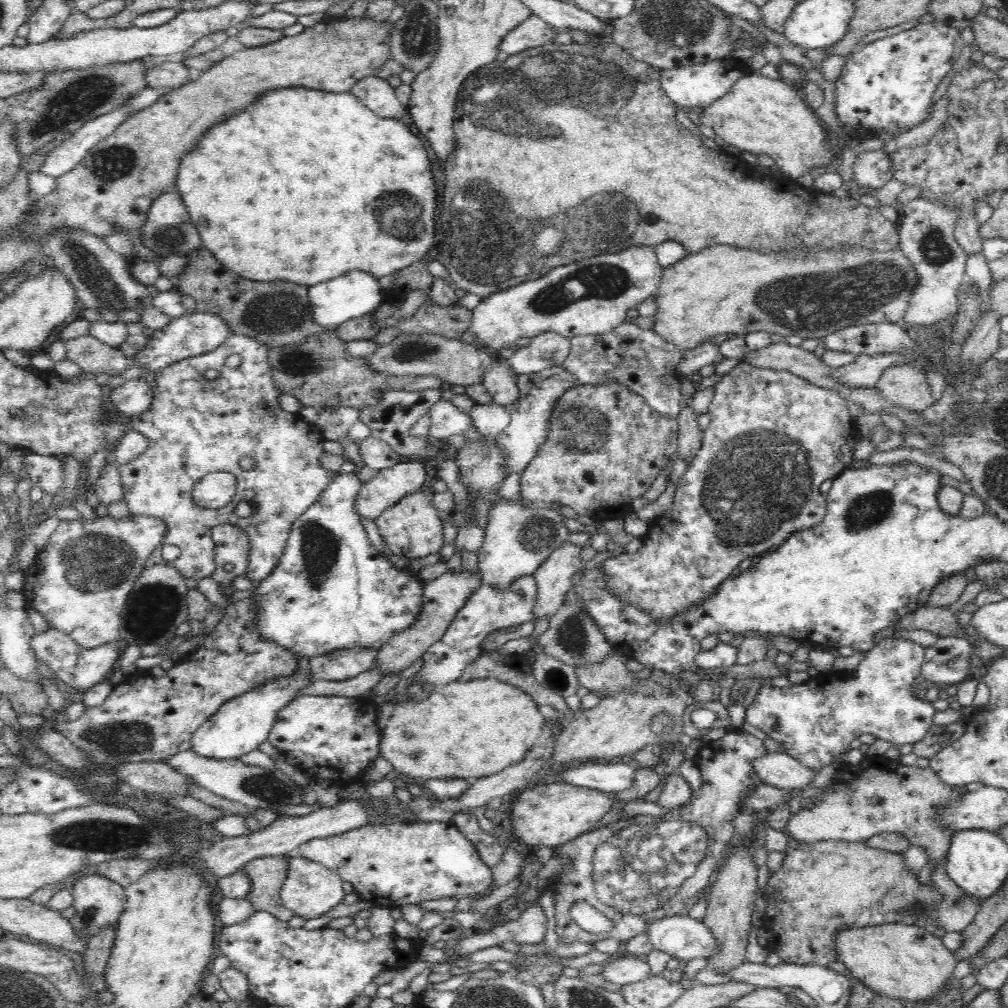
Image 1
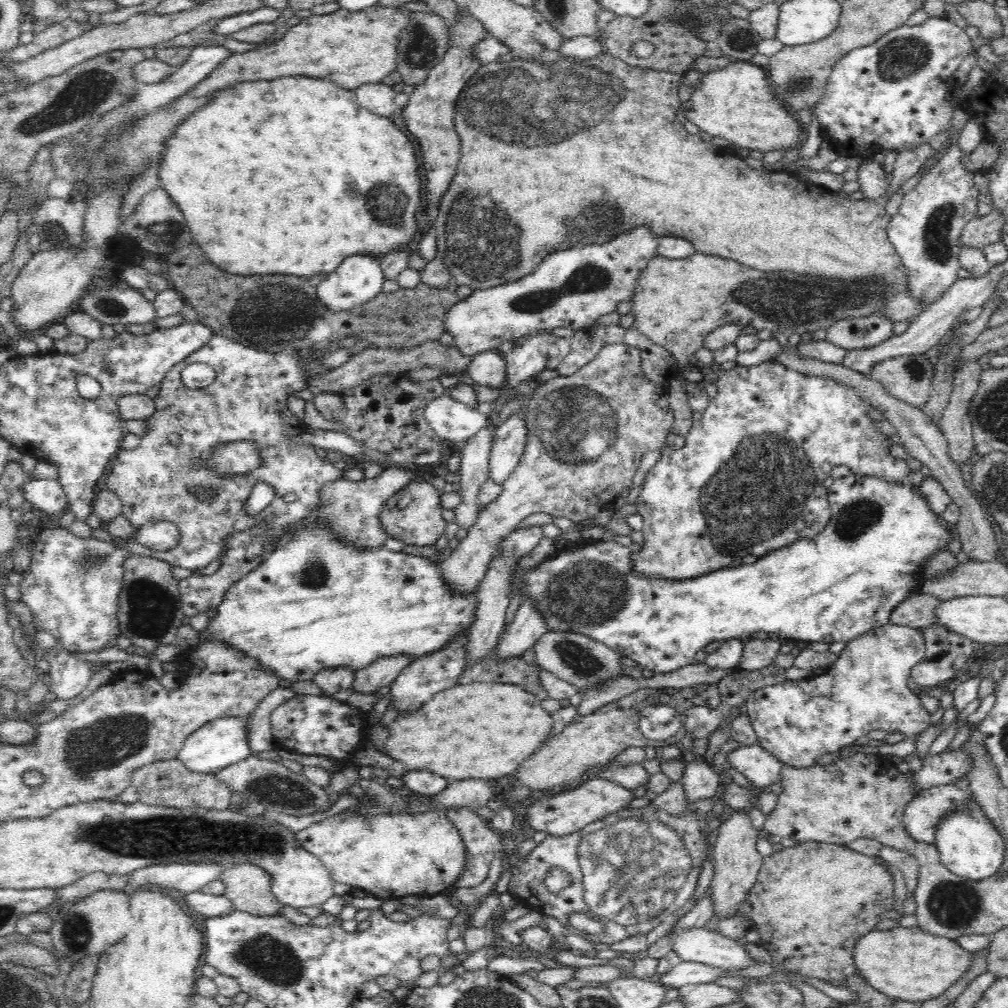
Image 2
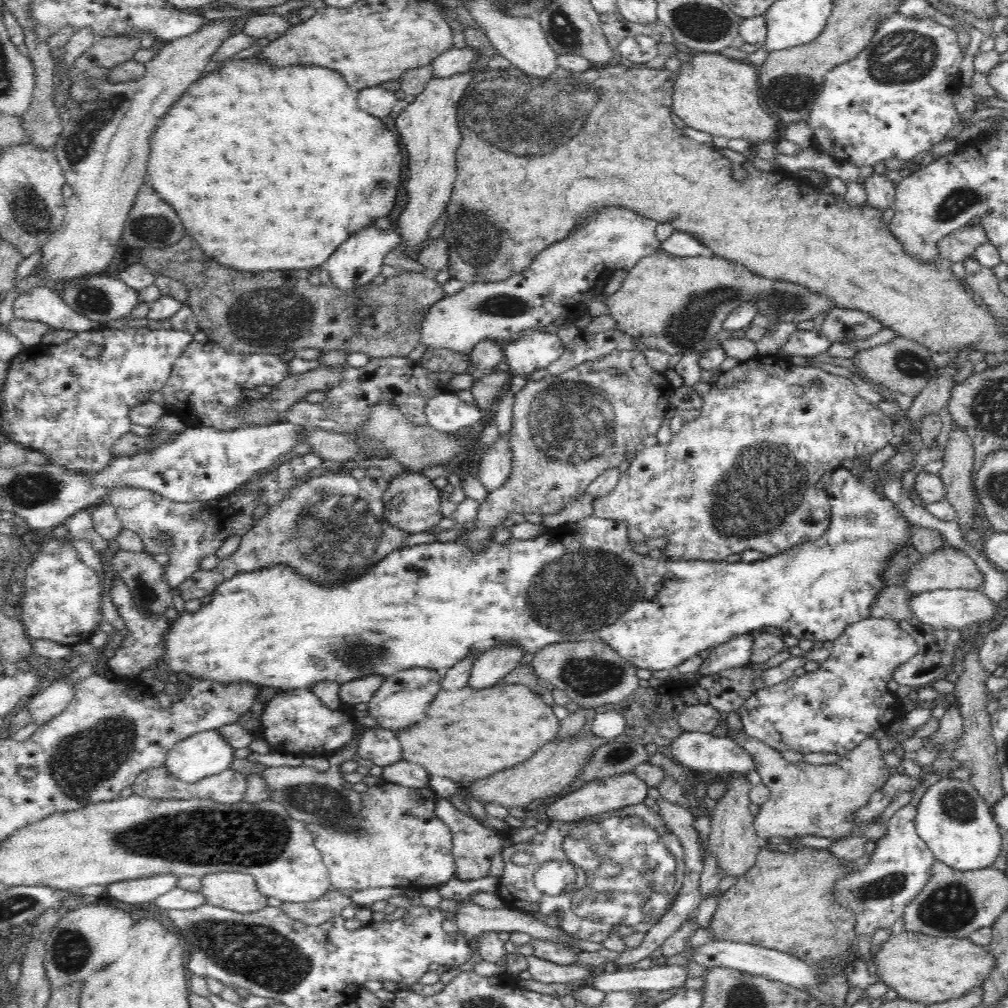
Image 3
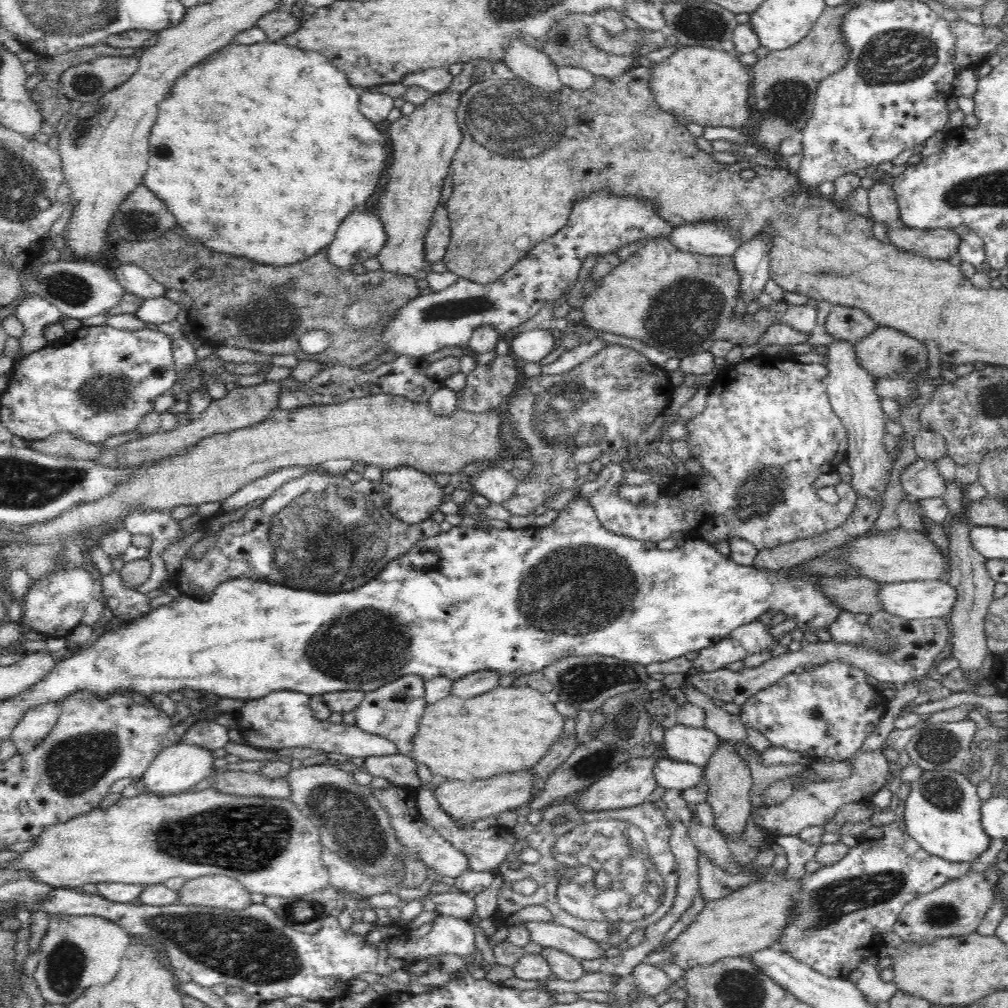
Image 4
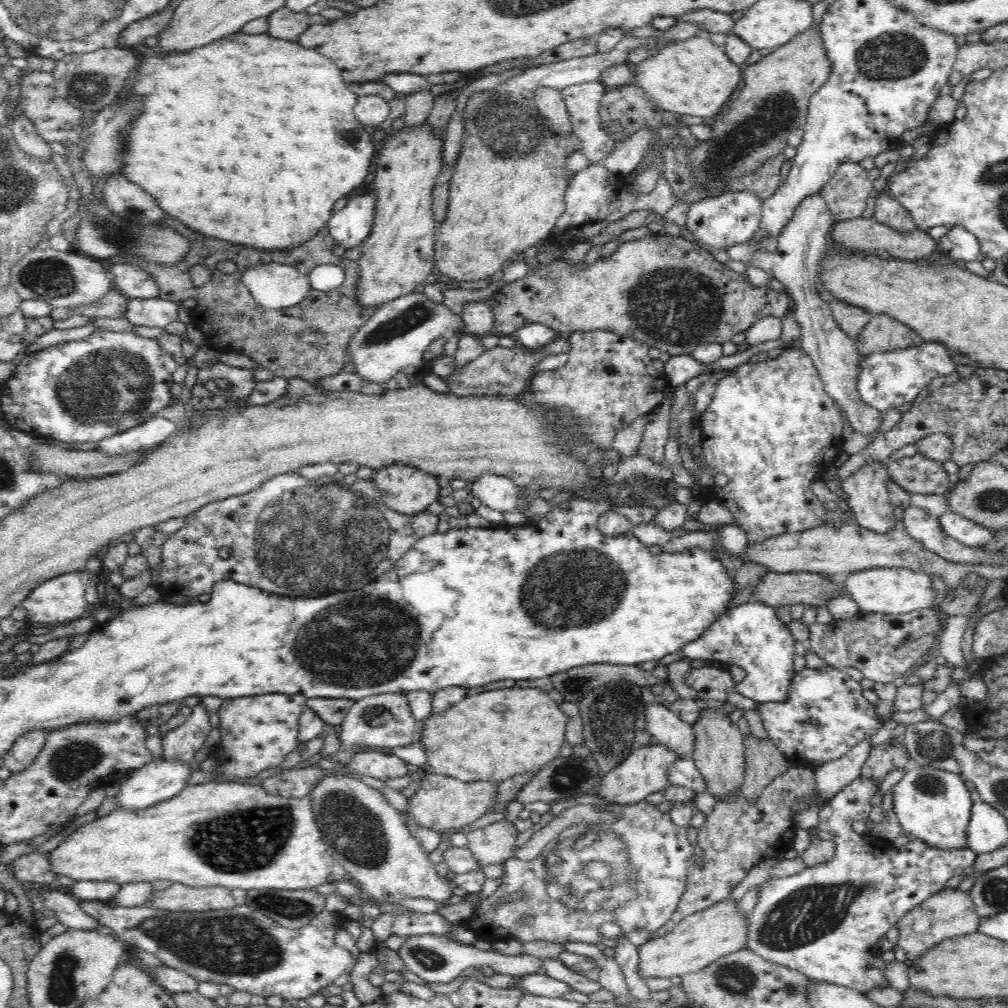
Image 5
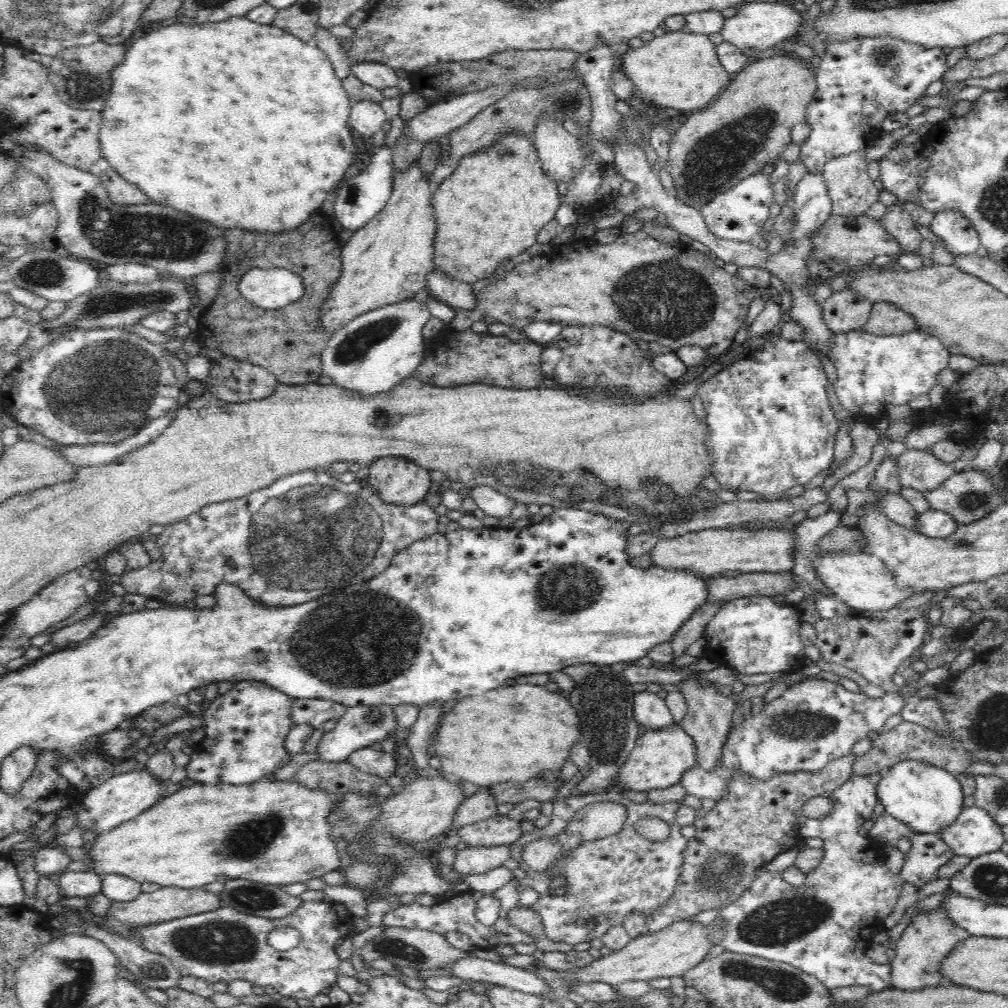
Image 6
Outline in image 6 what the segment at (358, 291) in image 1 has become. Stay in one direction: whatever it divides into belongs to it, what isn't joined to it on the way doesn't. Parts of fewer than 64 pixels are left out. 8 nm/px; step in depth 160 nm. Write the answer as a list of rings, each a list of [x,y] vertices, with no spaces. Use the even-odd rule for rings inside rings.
[[[378,147],[375,154],[371,157],[371,162],[360,171],[360,174],[354,178],[344,178],[338,186],[337,195],[335,196],[334,213],[340,221],[342,228],[351,230],[352,233],[371,222],[388,202],[392,194],[392,172],[394,172],[393,149],[389,147]]]

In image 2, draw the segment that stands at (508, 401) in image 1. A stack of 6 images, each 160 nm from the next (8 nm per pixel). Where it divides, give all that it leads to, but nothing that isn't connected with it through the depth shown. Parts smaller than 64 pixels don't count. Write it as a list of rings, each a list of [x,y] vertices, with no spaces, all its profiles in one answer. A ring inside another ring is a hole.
[[[489,350],[474,355],[470,361],[467,373],[479,385],[505,387],[506,367],[503,354],[497,350]]]

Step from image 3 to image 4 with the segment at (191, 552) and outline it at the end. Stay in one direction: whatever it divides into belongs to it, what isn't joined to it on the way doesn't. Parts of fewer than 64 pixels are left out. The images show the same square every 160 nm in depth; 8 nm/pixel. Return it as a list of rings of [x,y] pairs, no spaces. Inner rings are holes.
[[[134,508],[128,512],[123,524],[133,535],[146,534],[152,536],[152,546],[147,560],[152,563],[152,574],[143,585],[135,587],[133,590],[147,594],[156,590],[163,580],[170,581],[166,564],[162,555],[171,544],[176,544],[186,535],[180,529],[179,521],[172,519],[172,510],[139,510]]]

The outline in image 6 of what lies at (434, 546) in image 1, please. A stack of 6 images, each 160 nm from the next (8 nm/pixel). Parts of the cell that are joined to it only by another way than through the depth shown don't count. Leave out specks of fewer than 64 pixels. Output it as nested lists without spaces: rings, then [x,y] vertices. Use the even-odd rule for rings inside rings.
[[[402,457],[378,458],[369,468],[367,481],[389,504],[412,506],[429,494],[428,470]]]

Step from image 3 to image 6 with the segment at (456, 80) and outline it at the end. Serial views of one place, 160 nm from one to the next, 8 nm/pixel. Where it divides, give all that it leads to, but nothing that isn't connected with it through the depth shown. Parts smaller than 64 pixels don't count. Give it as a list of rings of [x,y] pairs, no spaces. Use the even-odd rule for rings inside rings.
[[[412,162],[406,172],[392,172],[392,194],[381,210],[371,222],[356,229],[352,236],[341,245],[342,274],[331,286],[330,292],[321,306],[319,324],[326,332],[339,331],[353,318],[369,310],[376,310],[382,306],[400,302],[410,298],[417,298],[426,294],[427,278],[436,270],[434,260],[434,235],[436,232],[436,216],[432,204],[433,190],[429,185],[423,170]]]

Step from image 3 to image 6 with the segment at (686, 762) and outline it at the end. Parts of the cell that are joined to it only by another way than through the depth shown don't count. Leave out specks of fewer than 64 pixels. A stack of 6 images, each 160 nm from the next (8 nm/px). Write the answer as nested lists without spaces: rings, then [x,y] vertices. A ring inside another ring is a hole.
[[[647,689],[636,692],[633,704],[634,718],[648,728],[659,729],[677,724],[665,701]]]

